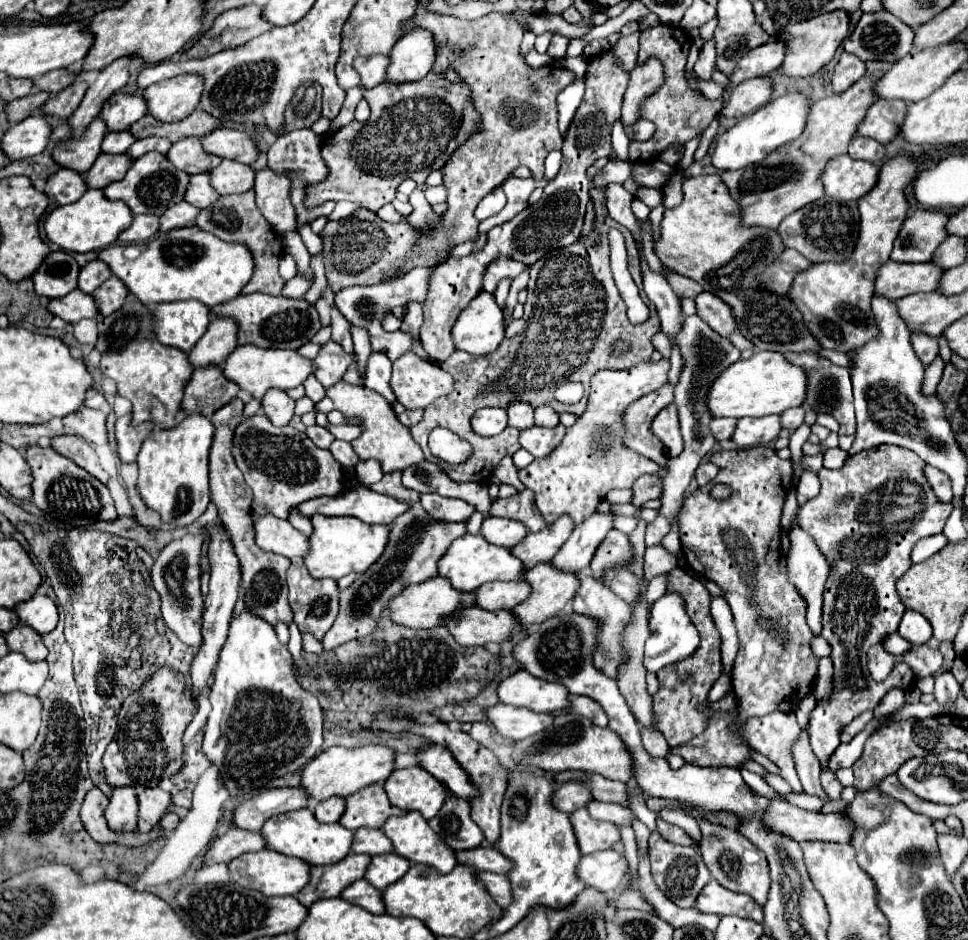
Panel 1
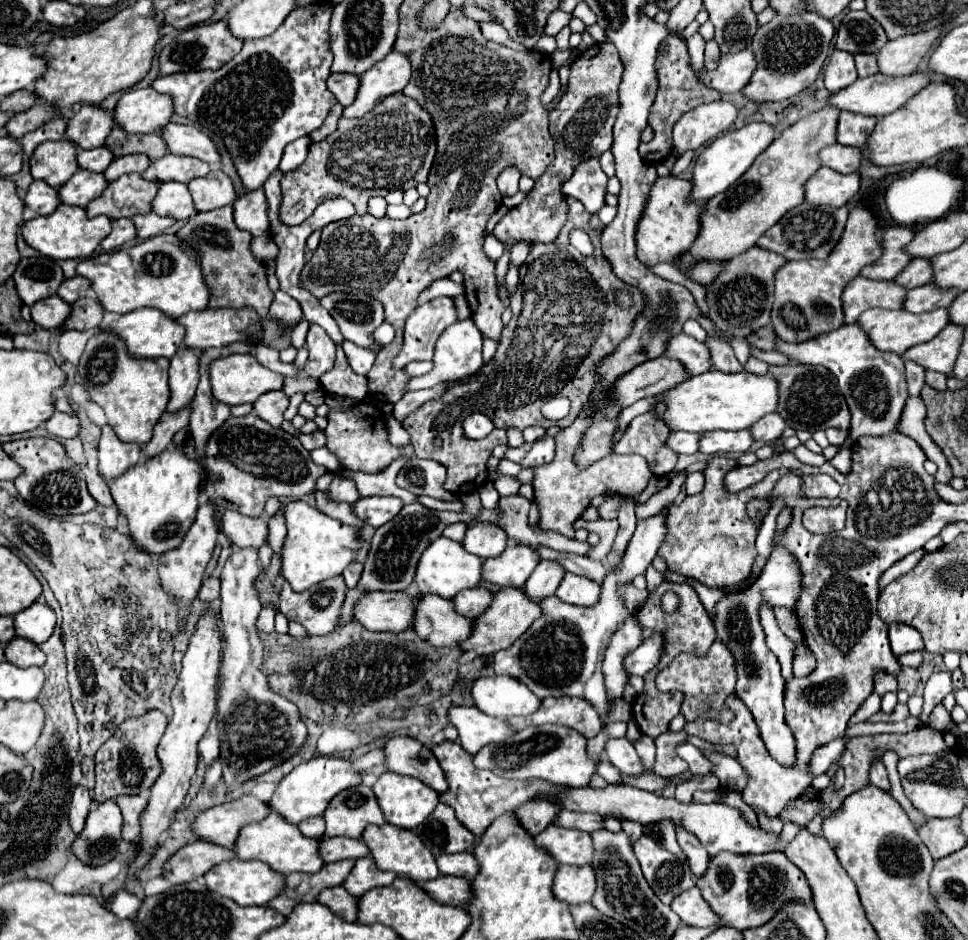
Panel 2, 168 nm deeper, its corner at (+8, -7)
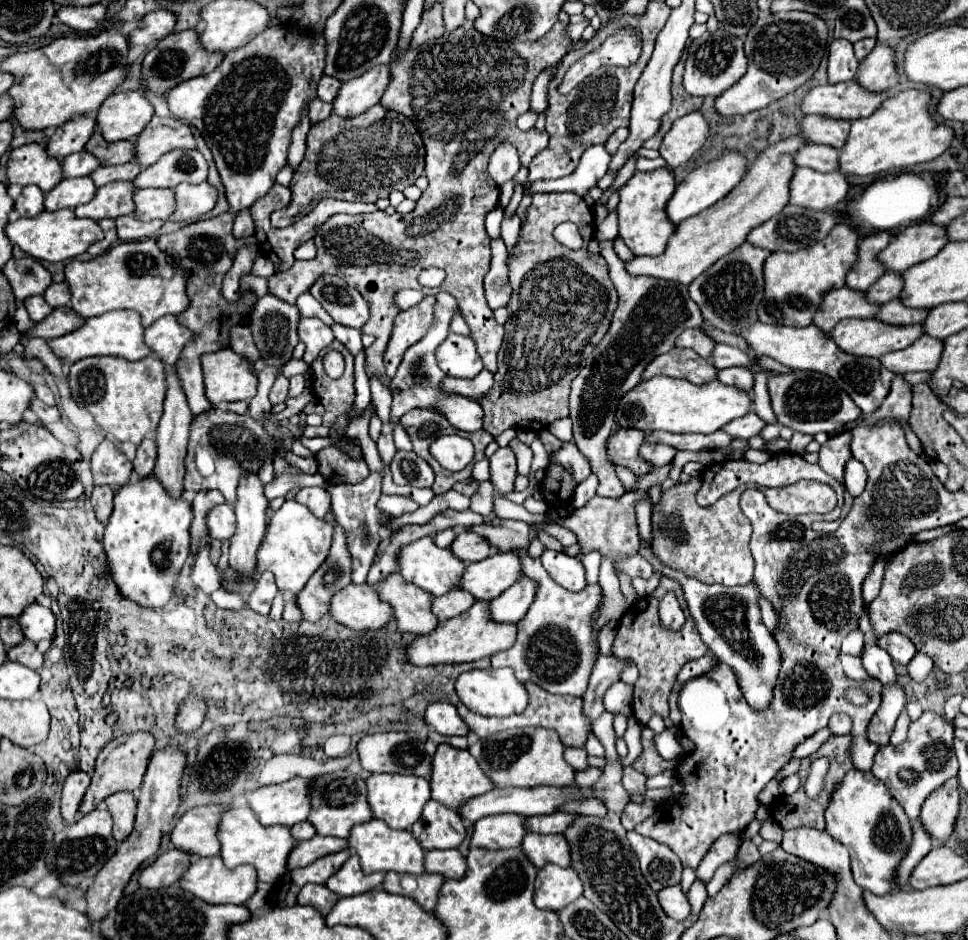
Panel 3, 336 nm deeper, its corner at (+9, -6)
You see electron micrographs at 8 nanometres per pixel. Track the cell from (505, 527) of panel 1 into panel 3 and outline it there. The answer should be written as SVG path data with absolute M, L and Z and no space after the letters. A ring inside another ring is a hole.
M462 529L458 531L454 543L450 545L452 553L462 559L464 563L472 563L472 561L480 561L486 559L490 555L490 547L488 541L482 535L476 535L470 529Z

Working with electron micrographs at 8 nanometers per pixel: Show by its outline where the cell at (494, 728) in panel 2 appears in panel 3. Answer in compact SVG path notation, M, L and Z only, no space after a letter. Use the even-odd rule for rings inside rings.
M432 703L426 709L426 723L442 735L462 735L468 737L468 725L460 719L460 713L450 703Z

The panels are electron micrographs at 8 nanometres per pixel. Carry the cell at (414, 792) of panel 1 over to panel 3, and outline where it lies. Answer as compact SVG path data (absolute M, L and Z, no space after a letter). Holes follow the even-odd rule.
M370 775L368 781L368 803L374 817L382 819L390 829L410 829L422 815L422 807L430 801L430 781L414 775Z

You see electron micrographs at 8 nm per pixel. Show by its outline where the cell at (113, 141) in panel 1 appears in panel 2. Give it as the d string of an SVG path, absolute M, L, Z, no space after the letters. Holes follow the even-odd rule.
M105 146L77 152L79 168L89 170L89 172L103 172L111 164L111 160L113 160L113 154Z

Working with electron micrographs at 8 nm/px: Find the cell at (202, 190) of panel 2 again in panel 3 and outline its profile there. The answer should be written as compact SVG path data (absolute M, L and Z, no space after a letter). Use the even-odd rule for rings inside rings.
M208 181L200 185L192 183L180 183L174 187L178 207L170 221L196 221L204 217L218 201L218 191Z

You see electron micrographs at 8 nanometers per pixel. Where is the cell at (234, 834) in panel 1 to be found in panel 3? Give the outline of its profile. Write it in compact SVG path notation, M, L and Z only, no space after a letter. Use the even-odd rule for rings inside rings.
M164 851L152 865L148 865L140 873L140 885L148 889L158 889L158 887L168 887L184 875L184 871L192 865L192 855L184 851Z

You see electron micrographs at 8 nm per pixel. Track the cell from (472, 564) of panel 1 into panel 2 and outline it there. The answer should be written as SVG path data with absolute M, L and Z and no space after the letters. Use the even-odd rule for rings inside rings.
M437 538L435 542L431 542L425 552L419 558L417 564L417 572L415 572L415 586L419 592L429 592L429 594L437 594L441 598L453 598L457 592L465 590L465 588L475 588L481 582L481 564L483 560L461 550L459 542L447 540L447 538Z

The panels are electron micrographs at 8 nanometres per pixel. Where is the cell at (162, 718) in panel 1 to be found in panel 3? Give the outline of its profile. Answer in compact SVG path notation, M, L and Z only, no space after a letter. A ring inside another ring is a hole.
M136 731L136 733L120 735L118 739L112 739L100 751L100 755L96 759L96 771L94 771L92 783L90 783L84 799L82 799L80 813L88 813L88 811L96 809L112 793L138 789L142 785L142 777L146 773L146 767L148 767L148 761L150 761L152 751L154 751L154 737L148 731Z

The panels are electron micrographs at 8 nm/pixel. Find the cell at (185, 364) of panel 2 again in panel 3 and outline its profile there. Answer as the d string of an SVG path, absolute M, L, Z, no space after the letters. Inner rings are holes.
M170 367L170 371L166 373L166 383L168 383L168 391L166 391L166 401L164 401L164 415L162 415L158 431L156 431L158 461L154 467L154 475L168 489L168 493L176 497L176 495L180 495L182 485L184 485L184 455L186 455L186 445L188 445L192 413L190 413L188 401L184 399L184 389L180 387L176 367Z

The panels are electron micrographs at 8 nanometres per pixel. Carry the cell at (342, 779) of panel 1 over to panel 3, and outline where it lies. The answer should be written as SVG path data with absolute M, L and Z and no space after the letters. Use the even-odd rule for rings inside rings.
M294 777L286 783L248 791L246 799L260 823L292 827L294 823L308 819L308 811L312 809L310 789L312 779Z

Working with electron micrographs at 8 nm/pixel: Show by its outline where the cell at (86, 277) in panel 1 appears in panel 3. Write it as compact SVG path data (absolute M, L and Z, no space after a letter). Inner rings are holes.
M66 281L64 283L52 283L46 289L46 293L44 293L44 299L52 307L64 307L64 305L68 305L70 303L70 297L72 297L72 293L70 293L70 287L68 287Z

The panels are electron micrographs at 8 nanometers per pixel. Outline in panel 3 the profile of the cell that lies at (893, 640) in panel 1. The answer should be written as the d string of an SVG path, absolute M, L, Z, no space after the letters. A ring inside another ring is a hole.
M916 653L912 657L912 663L908 663L908 675L914 679L914 681L924 681L926 675L932 671L932 659L928 659L928 655L924 653Z

